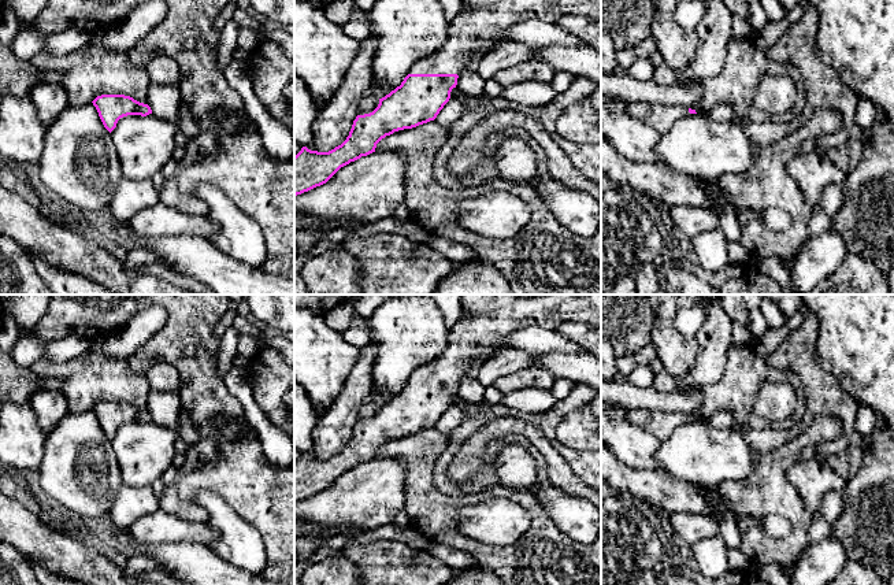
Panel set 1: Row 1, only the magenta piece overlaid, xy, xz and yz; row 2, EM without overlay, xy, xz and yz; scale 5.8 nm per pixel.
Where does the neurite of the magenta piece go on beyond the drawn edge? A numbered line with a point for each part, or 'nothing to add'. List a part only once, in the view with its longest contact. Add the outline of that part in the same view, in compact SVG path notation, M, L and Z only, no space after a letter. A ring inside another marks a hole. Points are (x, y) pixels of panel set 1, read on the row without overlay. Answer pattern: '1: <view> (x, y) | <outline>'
1: xz (488, 319) | M461 295L461 307L464 314L449 329L441 356L418 367L409 381L459 381L476 356L493 358L507 336L528 326L556 330L561 323L585 323L601 330L601 295Z

